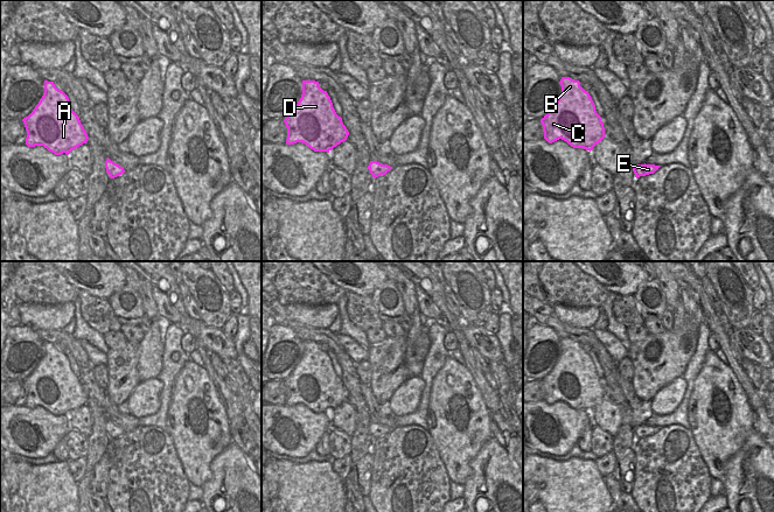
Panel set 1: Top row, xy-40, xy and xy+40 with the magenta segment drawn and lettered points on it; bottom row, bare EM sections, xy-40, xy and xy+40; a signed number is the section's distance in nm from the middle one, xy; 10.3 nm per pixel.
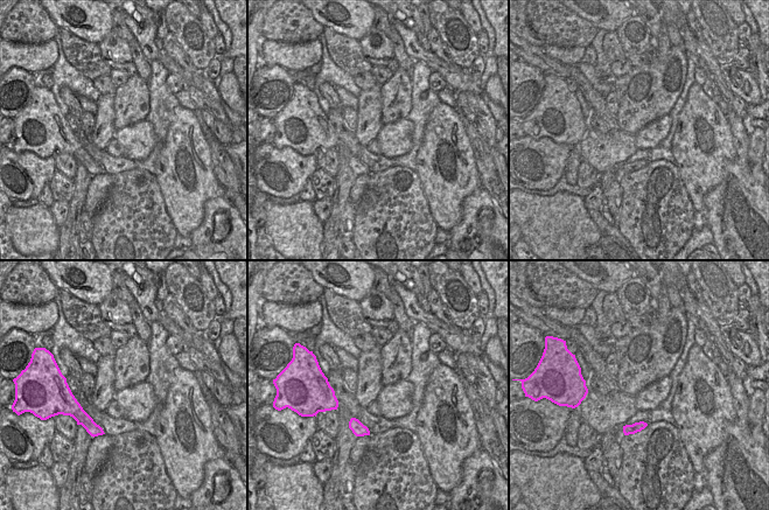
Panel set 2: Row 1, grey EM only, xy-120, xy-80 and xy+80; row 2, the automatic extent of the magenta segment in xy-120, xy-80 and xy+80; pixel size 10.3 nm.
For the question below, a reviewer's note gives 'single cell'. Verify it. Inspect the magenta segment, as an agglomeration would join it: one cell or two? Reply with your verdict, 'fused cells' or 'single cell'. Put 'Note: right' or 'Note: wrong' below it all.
single cell
Note: right

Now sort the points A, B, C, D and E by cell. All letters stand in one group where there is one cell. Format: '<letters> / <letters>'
A B C D E

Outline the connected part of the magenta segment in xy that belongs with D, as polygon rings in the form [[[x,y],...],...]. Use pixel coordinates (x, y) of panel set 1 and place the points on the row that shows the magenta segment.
[[[302,80],[301,98],[284,122],[287,145],[302,142],[314,152],[329,153],[349,135],[327,91],[315,80]]]

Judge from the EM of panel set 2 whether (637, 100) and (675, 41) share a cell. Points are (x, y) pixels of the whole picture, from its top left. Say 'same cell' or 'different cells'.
different cells

